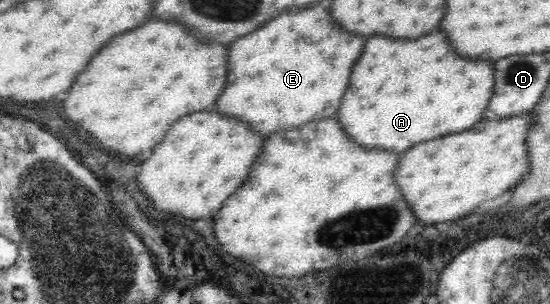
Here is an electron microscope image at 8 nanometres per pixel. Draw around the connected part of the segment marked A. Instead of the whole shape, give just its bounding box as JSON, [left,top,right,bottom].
[334,34,494,154]

